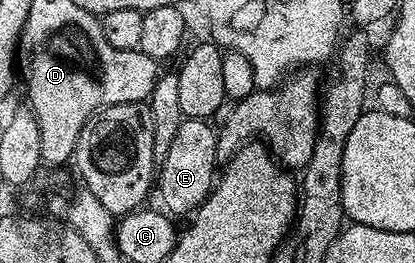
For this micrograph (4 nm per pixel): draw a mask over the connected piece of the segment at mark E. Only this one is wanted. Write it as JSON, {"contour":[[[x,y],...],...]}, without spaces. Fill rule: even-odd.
{"contour":[[[187,117],[178,125],[178,134],[170,141],[170,149],[166,152],[166,161],[158,164],[158,174],[154,179],[154,187],[160,190],[163,210],[173,216],[191,216],[196,208],[204,203],[204,198],[212,192],[214,180],[218,175],[216,158],[217,128],[211,122]]]}

